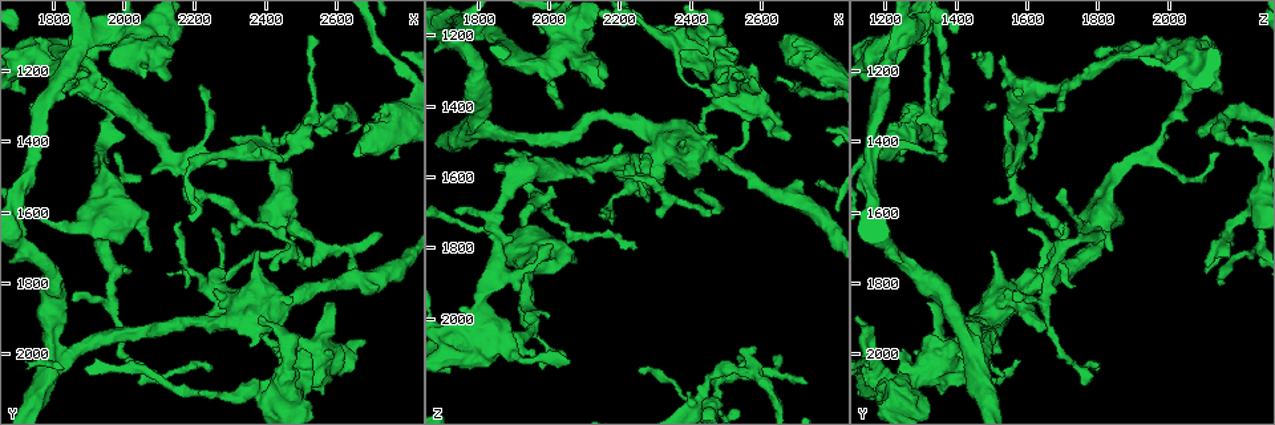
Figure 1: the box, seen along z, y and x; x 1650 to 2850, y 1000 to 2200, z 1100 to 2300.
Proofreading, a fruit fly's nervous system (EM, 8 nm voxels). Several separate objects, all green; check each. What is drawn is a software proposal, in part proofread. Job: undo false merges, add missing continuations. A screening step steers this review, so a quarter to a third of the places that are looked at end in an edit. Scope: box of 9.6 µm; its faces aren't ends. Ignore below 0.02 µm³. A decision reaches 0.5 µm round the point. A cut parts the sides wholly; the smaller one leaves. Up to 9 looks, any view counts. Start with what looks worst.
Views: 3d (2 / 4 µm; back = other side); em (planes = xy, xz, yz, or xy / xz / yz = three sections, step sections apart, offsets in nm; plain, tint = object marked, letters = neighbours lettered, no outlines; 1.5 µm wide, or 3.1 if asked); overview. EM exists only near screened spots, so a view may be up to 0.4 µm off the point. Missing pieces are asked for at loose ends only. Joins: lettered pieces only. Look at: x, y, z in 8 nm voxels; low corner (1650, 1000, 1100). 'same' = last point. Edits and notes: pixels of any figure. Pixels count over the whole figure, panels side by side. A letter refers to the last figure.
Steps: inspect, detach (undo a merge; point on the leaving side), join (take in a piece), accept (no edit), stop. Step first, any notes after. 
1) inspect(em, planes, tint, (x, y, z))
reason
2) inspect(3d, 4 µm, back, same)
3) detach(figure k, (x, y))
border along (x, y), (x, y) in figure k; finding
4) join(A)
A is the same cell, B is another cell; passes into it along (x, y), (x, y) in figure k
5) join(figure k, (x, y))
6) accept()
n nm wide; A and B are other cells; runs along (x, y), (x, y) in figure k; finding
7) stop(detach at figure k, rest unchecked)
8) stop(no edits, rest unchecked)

inspect(3d, 4 µm, (2530, 1100, 1310))
tapers out

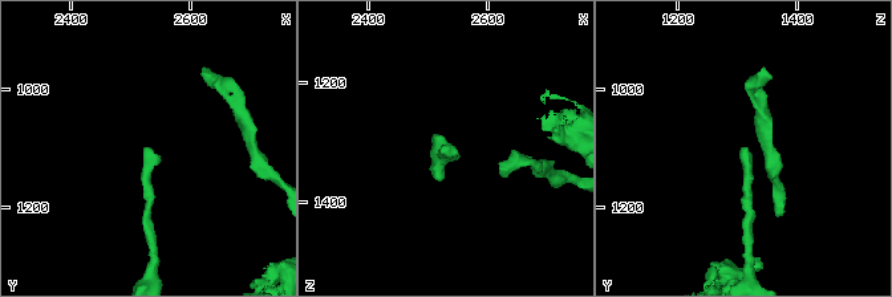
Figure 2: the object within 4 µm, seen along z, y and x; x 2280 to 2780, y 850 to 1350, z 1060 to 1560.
inspect(em, planes, letters, (2520, 1100, 1315))

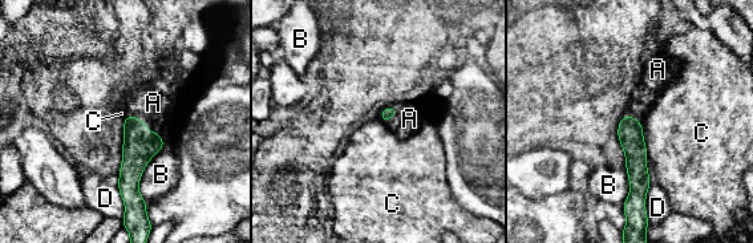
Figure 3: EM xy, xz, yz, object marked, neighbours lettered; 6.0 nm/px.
join(A)
A is the same cell, B, C and D are other cells; passes into it along (140, 145), (144, 124), (153, 102) in figure 3; it goes on there

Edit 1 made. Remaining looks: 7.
inspect(overview)

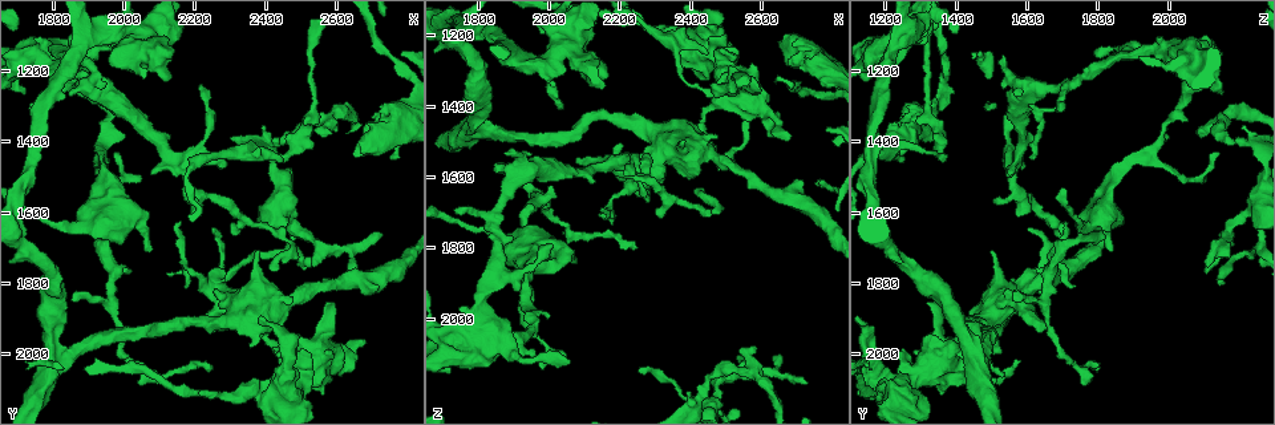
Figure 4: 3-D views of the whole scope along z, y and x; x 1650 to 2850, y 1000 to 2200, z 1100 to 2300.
inspect(3d, 4 µm, (1870, 1160, 1540))
free end

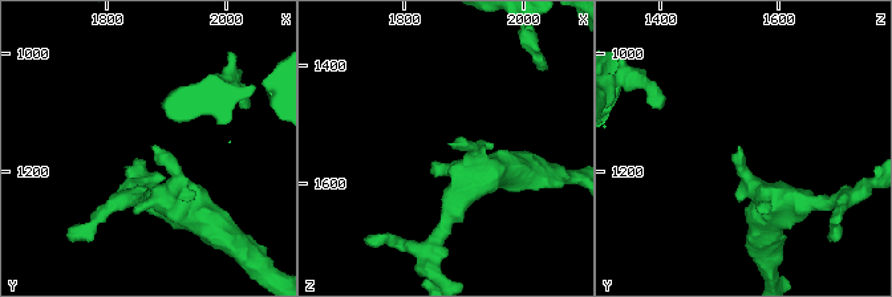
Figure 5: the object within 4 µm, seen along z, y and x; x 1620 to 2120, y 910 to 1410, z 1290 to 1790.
inspect(em, xy, step 8, tint, (1880, 1155, 1540))
shape alone is not enough

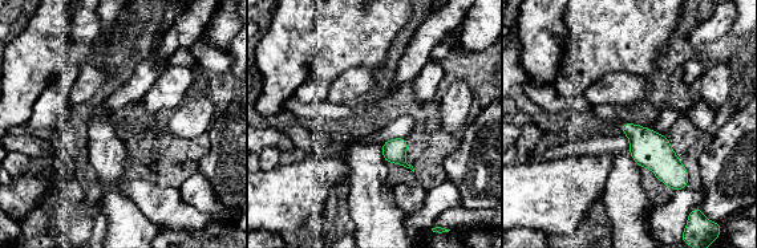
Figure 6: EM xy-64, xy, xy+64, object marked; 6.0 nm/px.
inspect(em, planes, letters, same)

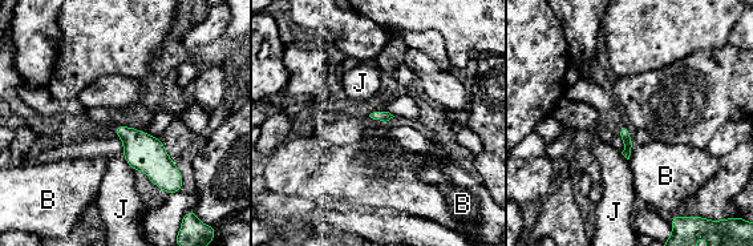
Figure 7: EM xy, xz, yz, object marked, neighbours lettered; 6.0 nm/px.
accept()
B and J are other cells; border along (634, 145), (628, 158) in figure 7; none of them fits

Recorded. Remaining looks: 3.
inspect(3d, 2 µm, (2490, 1990, 1240))

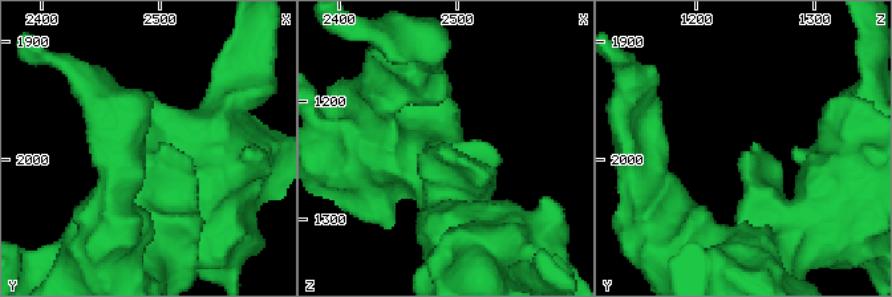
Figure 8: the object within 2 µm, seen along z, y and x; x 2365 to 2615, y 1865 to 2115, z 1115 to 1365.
inspect(em, planes, letters, (2486, 1992, 1240))
now the EM

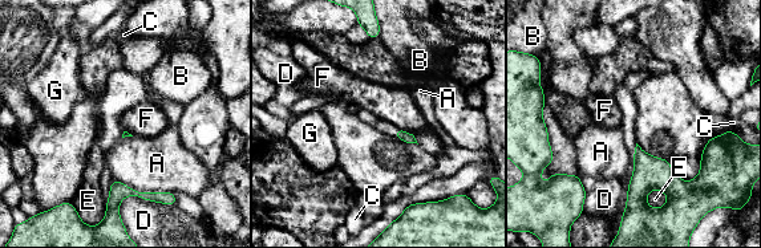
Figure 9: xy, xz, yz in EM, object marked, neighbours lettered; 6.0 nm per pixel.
accept()
A, B, C, D, E, F and G are other cells; no lettered piece goes on from it

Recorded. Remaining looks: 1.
inspect(em, planes, letters, (2430, 1760, 1630))
an open end

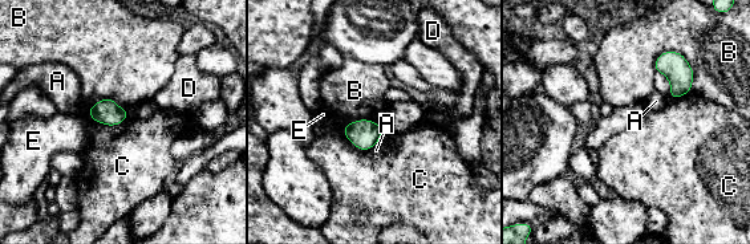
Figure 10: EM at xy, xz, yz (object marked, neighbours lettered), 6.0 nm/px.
accept()
A, B, C, D and E are other cells; border along (660, 53), (685, 59), (692, 89) in figure 10; no lettered piece goes on from it

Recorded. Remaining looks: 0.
stop(join at figure 3, rest unchecked)

